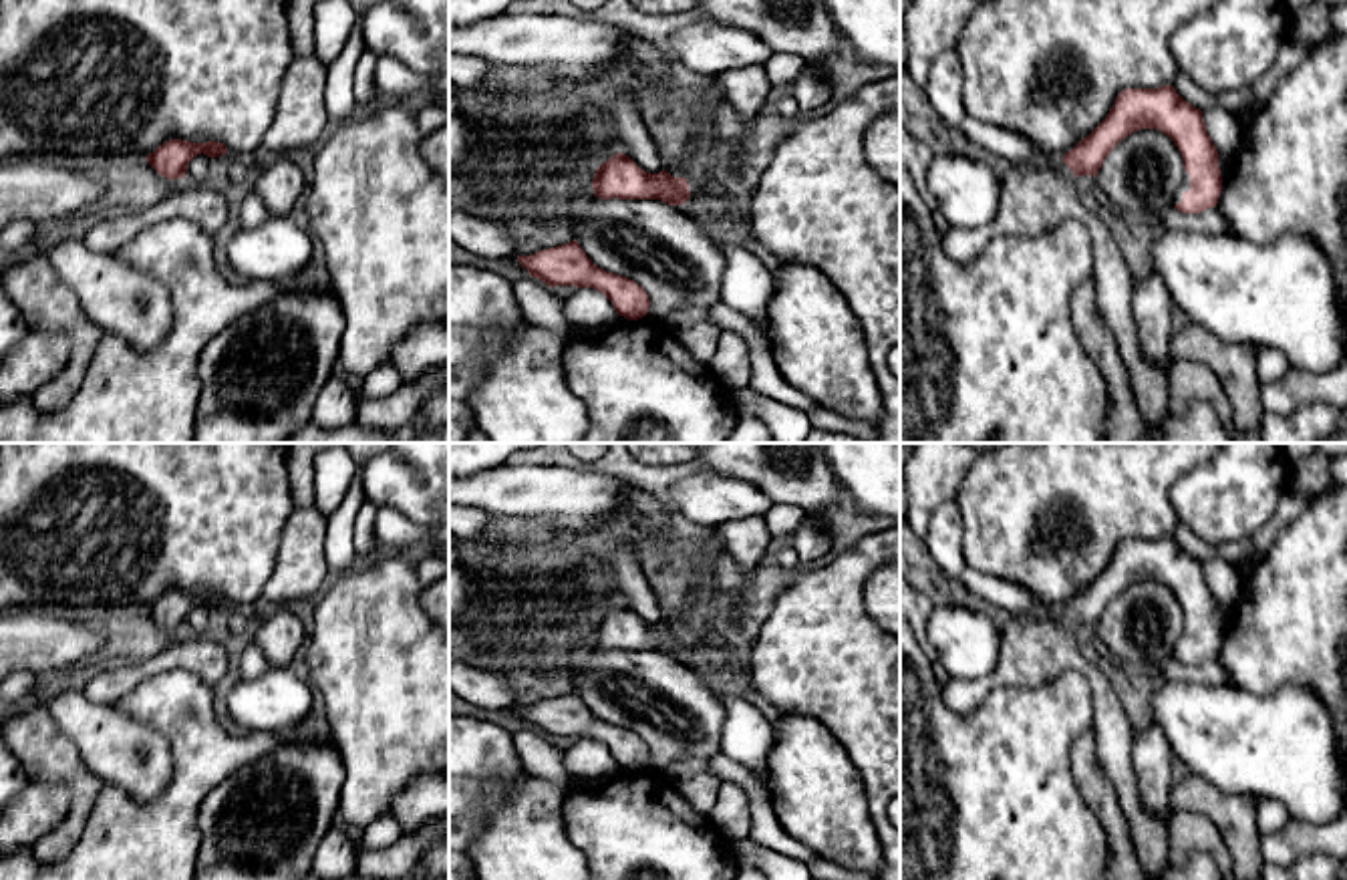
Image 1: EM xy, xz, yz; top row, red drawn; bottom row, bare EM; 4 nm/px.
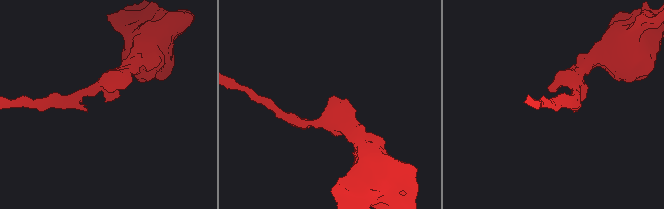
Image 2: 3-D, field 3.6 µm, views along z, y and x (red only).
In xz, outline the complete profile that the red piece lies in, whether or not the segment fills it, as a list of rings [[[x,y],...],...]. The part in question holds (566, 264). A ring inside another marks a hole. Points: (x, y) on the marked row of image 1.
[[[576,240],[532,256],[517,256],[517,262],[532,278],[550,288],[576,286],[602,292],[618,316],[628,320],[638,320],[648,312],[650,300],[644,288],[634,280],[598,268]]]

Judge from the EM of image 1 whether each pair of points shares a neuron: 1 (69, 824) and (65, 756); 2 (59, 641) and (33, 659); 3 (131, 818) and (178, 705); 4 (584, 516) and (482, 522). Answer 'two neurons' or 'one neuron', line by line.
1: one neuron
2: one neuron
3: one neuron
4: two neurons

